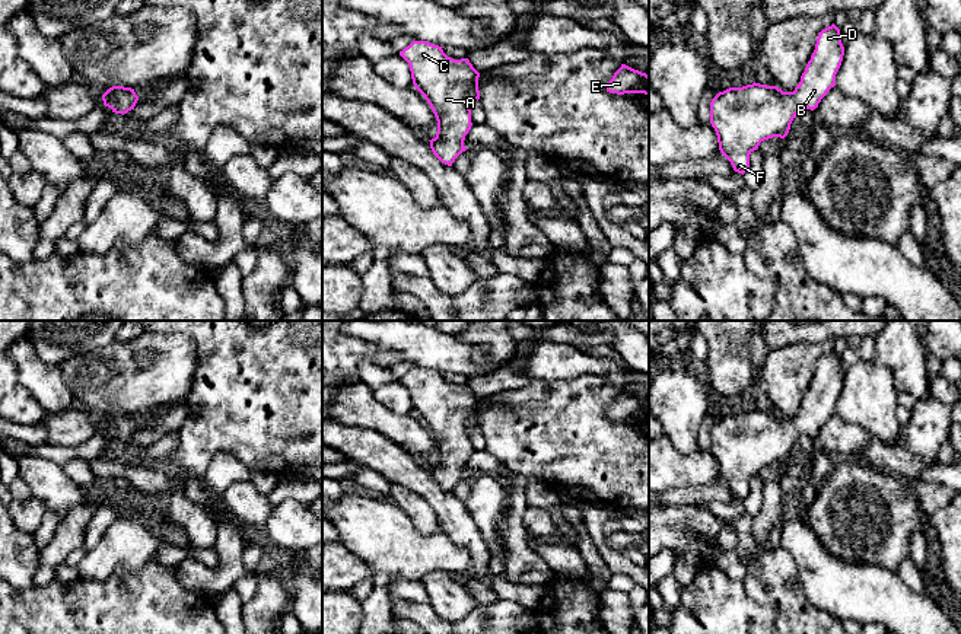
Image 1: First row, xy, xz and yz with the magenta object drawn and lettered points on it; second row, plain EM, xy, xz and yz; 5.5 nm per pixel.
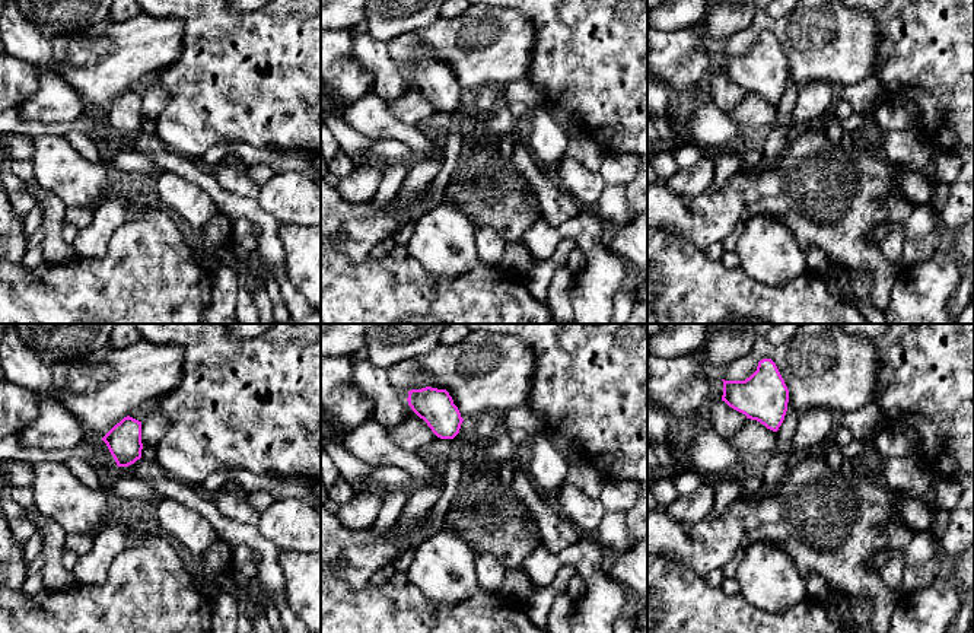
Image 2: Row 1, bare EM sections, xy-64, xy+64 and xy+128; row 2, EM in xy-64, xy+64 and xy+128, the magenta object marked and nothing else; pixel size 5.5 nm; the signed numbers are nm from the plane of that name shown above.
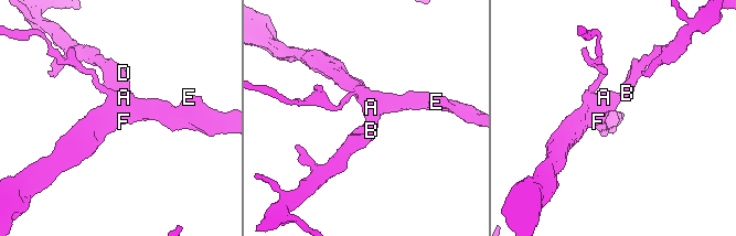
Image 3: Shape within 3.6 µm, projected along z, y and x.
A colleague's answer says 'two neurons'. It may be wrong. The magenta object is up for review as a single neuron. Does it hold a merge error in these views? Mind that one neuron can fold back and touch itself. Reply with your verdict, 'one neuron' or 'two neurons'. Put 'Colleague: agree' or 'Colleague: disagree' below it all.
one neuron
Colleague: disagree

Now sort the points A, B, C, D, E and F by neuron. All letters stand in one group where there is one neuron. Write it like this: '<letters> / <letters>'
A B C D E F

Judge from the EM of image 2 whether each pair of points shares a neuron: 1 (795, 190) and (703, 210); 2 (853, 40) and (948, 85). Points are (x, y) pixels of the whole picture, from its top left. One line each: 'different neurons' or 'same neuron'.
1: same neuron
2: different neurons

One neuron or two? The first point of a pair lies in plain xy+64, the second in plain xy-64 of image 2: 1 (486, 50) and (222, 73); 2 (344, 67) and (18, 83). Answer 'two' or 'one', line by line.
1: two
2: one

